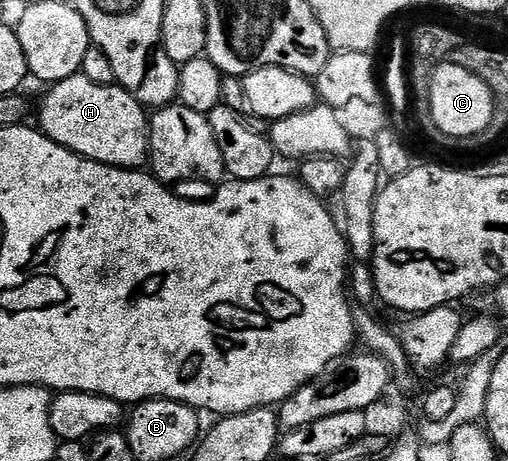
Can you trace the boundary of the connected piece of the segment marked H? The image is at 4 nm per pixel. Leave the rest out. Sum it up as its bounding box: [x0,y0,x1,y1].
[39,74,149,169]

